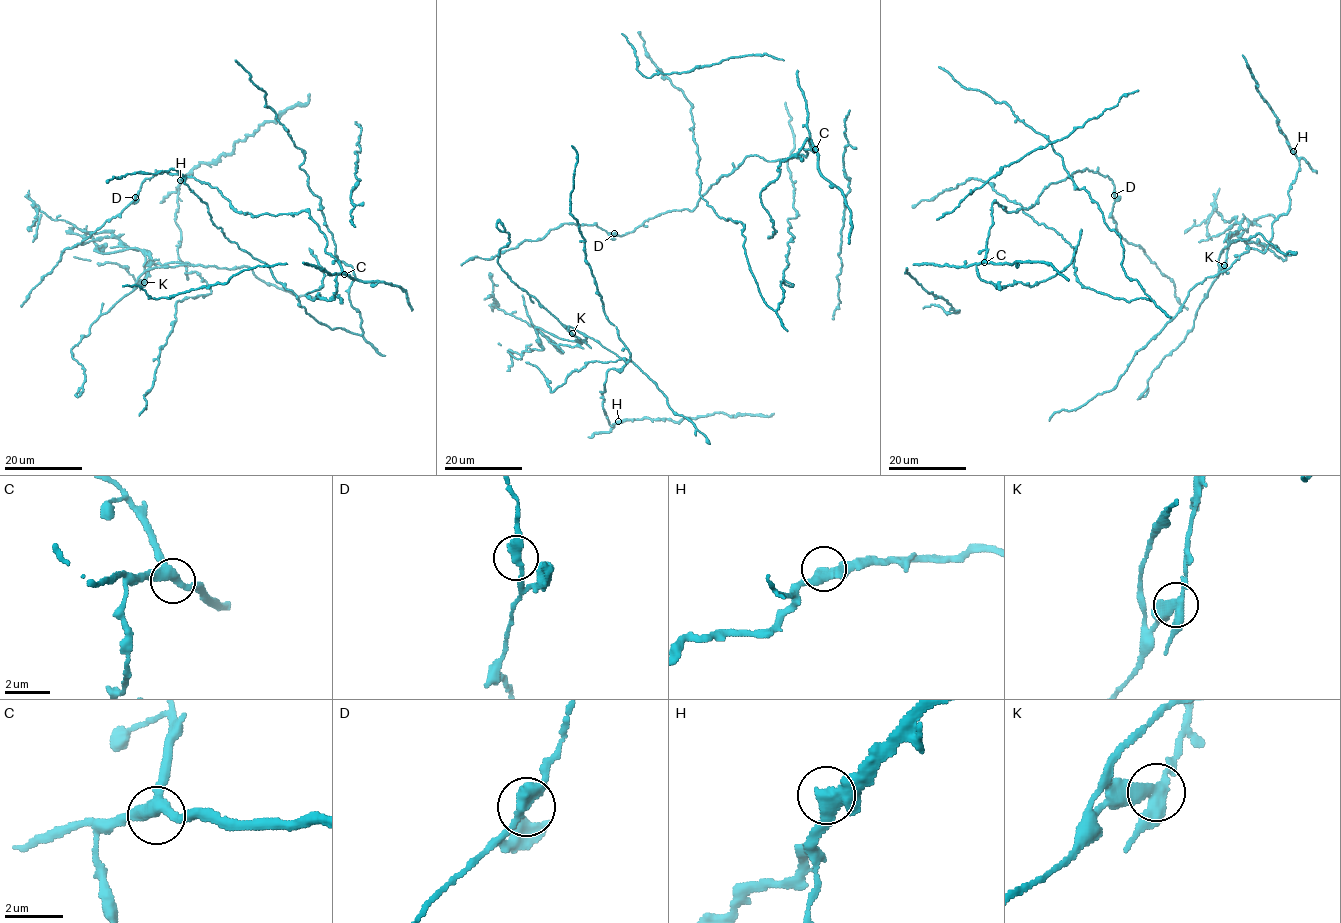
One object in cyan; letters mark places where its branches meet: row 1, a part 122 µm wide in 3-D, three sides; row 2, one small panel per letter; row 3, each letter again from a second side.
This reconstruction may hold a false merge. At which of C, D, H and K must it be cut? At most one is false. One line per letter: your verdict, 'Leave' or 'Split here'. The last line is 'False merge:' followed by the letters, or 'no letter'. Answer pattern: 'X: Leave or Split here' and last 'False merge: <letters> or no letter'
C: Leave
D: Leave
H: Leave
K: Split here
False merge: K

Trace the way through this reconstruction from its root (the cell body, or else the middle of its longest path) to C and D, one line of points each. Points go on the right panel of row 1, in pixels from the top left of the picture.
C: (1088, 169), (1053, 182), (1027, 209), (1007, 211), (998, 203), (992, 204), (993, 223), (984, 262)
D: (1088, 169), (1108, 176), (1113, 185), (1114, 195)

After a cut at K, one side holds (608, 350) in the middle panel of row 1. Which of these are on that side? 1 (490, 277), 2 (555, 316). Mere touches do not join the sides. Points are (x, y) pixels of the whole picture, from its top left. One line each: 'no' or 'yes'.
1: no
2: yes

